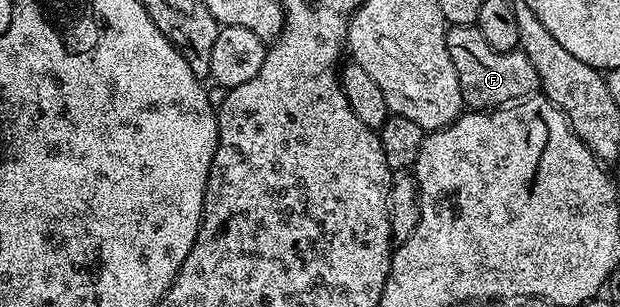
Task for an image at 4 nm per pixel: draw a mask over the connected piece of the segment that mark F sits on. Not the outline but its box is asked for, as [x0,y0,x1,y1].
[446,25,540,111]

